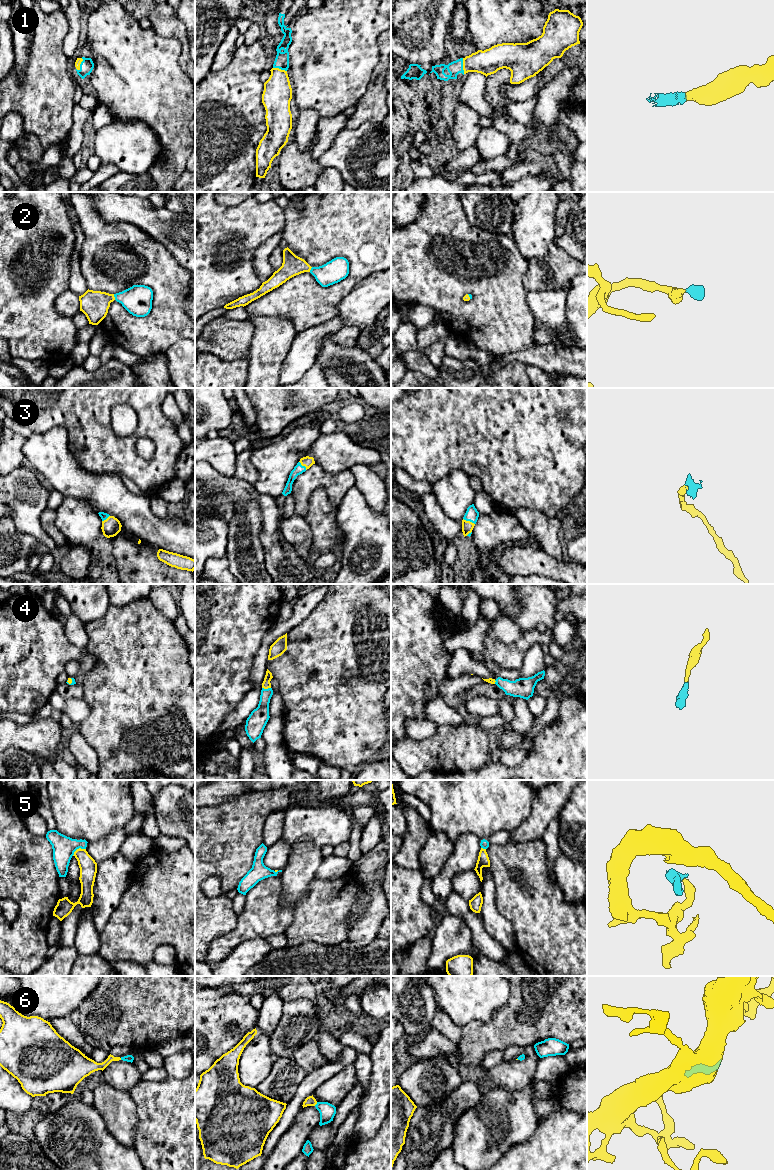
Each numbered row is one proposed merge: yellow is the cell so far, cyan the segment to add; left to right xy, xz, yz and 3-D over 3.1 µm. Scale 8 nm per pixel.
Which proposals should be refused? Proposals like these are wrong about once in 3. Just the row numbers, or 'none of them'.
5

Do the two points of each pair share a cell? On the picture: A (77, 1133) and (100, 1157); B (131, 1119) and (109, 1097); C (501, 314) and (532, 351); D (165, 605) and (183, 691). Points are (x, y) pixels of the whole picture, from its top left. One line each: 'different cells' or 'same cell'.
A: same cell
B: same cell
C: different cells
D: different cells

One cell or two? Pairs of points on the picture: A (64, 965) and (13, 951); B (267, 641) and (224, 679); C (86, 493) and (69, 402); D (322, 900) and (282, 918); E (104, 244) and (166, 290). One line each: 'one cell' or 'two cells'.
A: two cells
B: two cells
C: two cells
D: two cells
E: one cell

